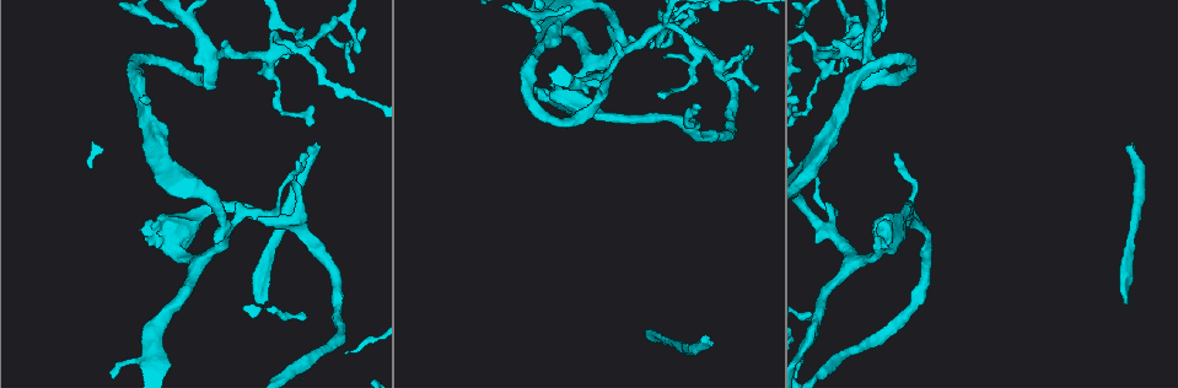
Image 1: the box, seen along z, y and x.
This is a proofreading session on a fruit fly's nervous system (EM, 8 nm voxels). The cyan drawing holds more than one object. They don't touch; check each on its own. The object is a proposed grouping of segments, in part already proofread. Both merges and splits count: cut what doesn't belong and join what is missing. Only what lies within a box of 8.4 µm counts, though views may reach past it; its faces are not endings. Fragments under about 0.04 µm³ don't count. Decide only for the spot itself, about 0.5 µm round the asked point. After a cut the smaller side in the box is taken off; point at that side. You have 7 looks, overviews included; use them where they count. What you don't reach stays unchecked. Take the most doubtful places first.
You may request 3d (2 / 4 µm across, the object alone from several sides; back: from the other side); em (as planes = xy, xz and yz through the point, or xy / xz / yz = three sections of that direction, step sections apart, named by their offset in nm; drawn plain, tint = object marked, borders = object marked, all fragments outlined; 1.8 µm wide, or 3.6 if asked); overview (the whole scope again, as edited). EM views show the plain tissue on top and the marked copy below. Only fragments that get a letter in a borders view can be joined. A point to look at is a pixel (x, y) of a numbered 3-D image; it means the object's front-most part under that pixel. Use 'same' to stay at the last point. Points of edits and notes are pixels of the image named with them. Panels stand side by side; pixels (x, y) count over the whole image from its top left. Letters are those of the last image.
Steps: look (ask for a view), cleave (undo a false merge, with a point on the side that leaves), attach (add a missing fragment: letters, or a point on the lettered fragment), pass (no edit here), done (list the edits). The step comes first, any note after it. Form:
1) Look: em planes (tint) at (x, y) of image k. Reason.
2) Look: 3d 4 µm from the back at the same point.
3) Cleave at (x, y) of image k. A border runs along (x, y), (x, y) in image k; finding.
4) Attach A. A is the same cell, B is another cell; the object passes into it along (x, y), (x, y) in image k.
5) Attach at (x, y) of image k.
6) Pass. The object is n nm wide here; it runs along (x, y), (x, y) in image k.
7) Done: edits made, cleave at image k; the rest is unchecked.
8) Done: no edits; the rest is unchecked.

Look: 3d 2 µm at (315, 143) of image 1. An open end.

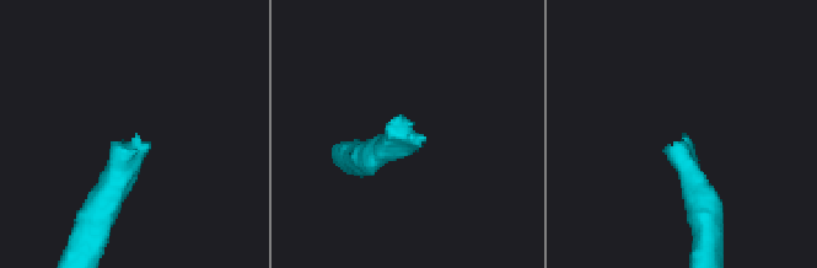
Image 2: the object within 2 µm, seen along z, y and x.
Look: em planes (borders) at (685, 137) of image 2.

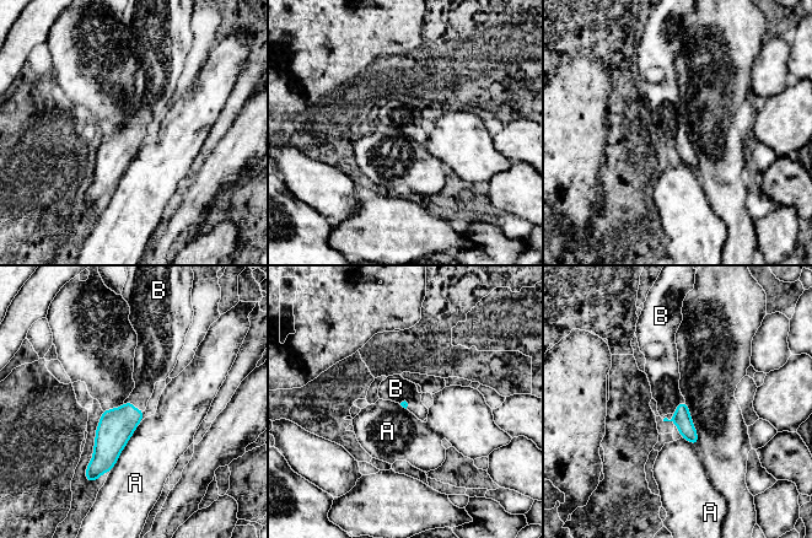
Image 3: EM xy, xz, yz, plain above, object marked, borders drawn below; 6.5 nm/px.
Attach B. B is the same cell, A is another cell; the object passes into it along (116, 426), (132, 404), (148, 370) in image 3; it goes on there.

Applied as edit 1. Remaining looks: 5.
Look: em planes (borders) at (1128, 299) of image 1. End of a long branch.

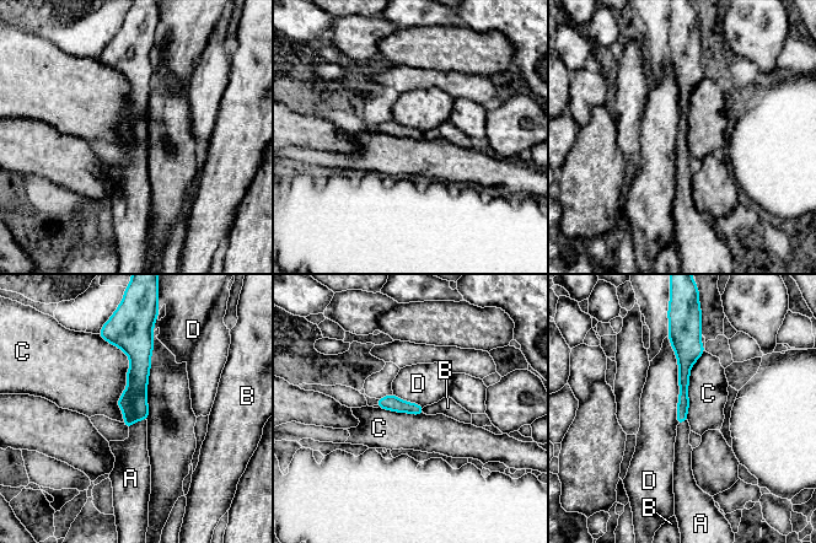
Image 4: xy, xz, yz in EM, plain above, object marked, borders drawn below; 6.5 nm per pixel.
Attach A. A is the same cell, B, C and D are other cells; it goes on there.

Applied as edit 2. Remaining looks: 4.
Look: overview. Redraw.

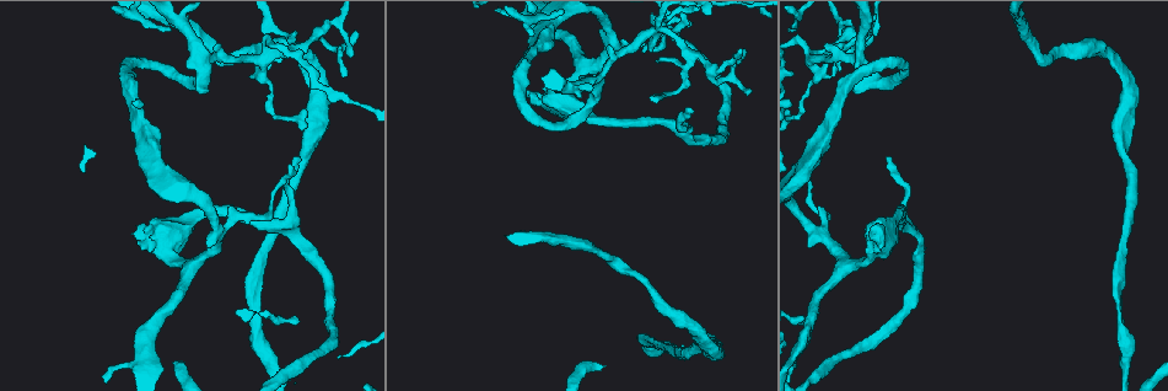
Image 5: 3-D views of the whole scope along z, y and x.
Look: 3d 4 µm from the back at (691, 56) of image 5. Arms part here.

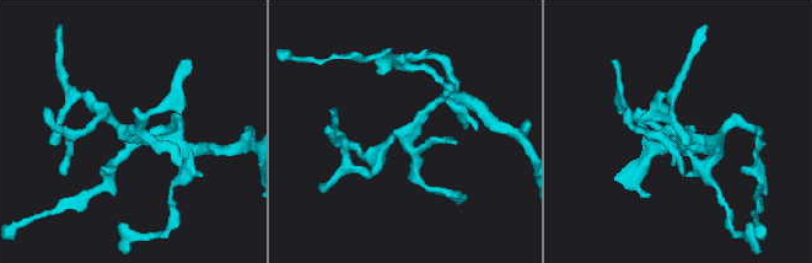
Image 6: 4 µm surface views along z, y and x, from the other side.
Look: em planes (borders) at (127, 135) of image 6.

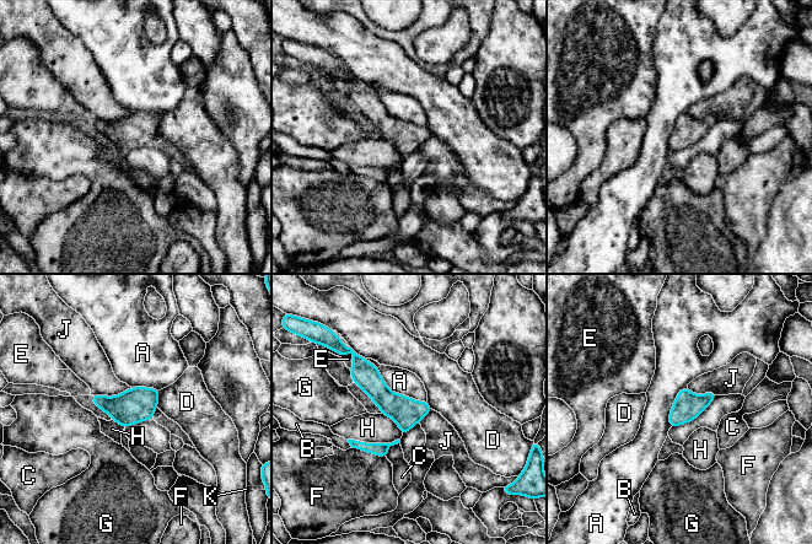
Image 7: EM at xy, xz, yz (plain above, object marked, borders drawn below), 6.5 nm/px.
Pass. A, B, C, D, E, F, G, H, J and K are other cells; it runs along (359, 359), (394, 405), (426, 409) in image 7; one neuron here.

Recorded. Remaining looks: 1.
Done: edits made, attach at image 3, attach at image 4; the rest is unchecked.

